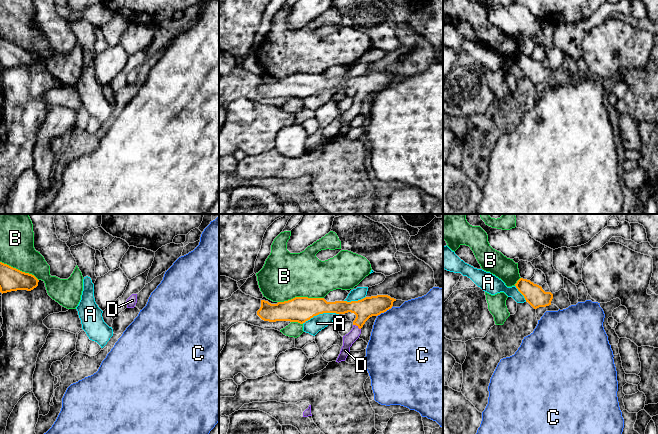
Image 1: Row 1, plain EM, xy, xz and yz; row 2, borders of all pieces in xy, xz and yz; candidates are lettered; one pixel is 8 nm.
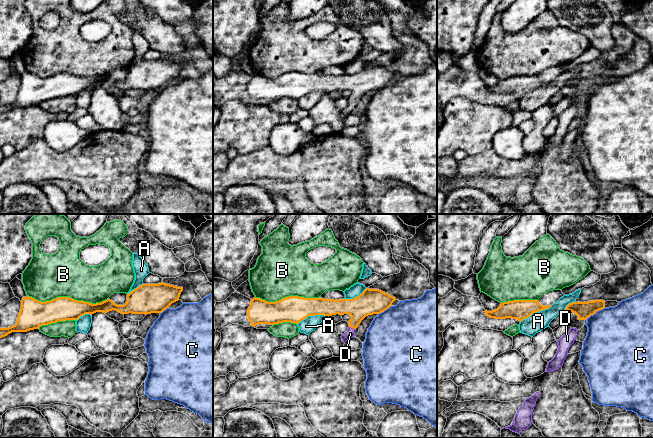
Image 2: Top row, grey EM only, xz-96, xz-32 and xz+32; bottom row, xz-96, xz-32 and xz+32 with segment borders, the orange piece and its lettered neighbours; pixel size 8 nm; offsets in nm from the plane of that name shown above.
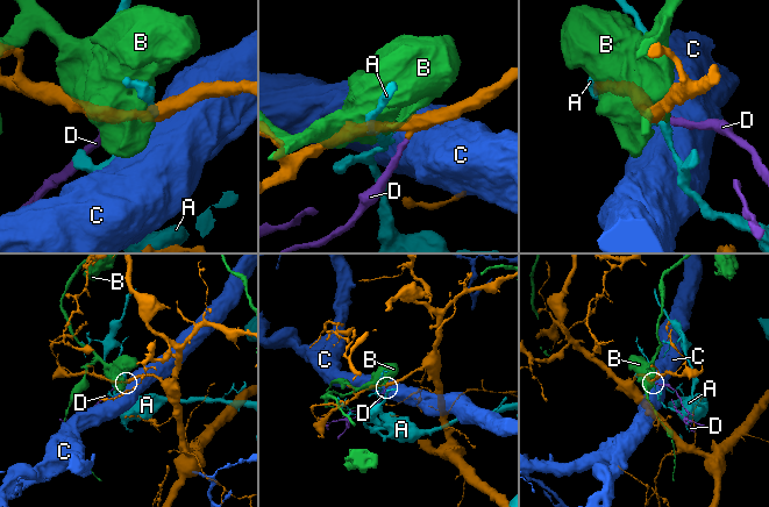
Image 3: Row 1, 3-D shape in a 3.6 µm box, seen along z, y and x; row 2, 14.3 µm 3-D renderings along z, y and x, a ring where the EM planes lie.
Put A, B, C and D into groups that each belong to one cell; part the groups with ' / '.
A / B / C / D

